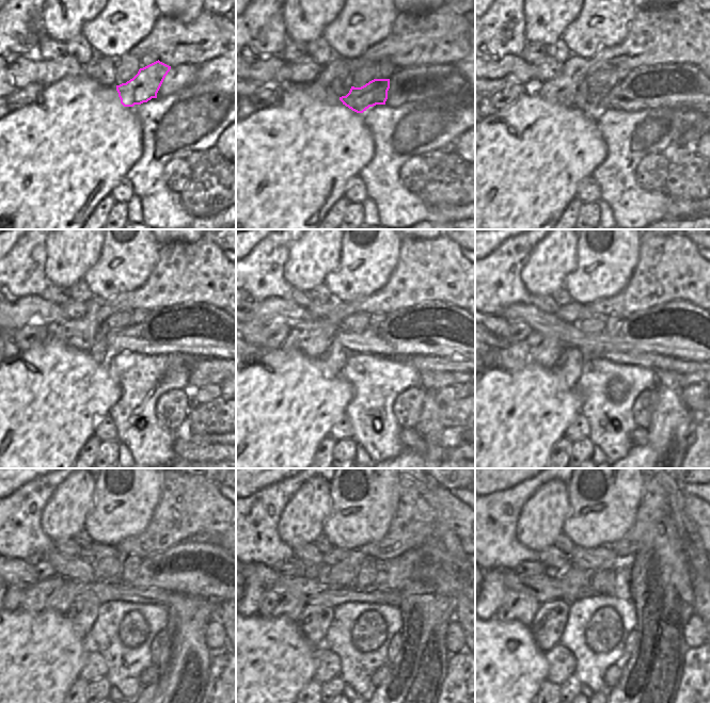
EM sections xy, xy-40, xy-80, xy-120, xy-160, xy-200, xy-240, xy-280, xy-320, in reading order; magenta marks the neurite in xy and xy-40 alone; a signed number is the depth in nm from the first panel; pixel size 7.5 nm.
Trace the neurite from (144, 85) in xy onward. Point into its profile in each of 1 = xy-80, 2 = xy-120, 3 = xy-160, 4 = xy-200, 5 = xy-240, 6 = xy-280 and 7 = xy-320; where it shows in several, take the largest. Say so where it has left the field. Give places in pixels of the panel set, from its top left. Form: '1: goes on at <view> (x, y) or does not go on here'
1: goes on at xy-80 (589, 105)
2: goes on at xy-120 (99, 351)
3: goes on at xy-160 (333, 360)
4: goes on at xy-200 (568, 367)
5: goes on at xy-240 (82, 614)
6: goes on at xy-280 (315, 619)
7: goes on at xy-320 (547, 627)

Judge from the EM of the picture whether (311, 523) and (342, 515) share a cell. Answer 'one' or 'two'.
two

